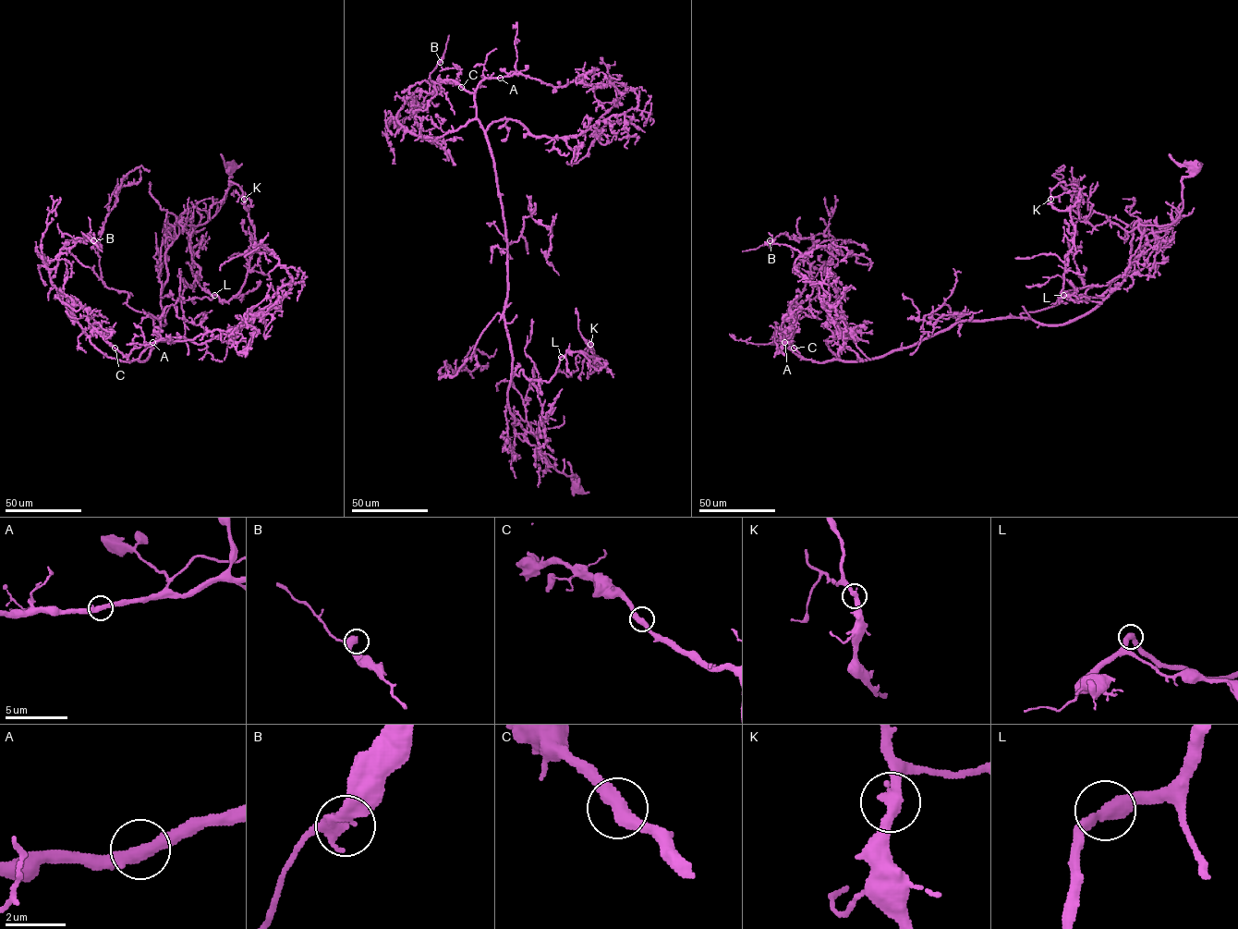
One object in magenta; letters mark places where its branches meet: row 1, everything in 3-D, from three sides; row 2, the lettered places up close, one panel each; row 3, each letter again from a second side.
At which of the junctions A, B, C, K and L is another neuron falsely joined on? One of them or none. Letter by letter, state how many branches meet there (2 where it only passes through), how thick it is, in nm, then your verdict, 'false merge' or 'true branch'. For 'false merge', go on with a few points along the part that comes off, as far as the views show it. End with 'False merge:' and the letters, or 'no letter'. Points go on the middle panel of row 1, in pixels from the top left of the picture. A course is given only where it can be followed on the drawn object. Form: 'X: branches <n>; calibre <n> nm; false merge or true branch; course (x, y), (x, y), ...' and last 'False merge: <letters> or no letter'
A: branches 2; calibre 400 nm; true branch
B: branches 2; calibre 420 nm; true branch
C: branches 2; calibre 440 nm; true branch
K: branches 2; calibre 360 nm; true branch
L: branches 2; calibre 400 nm; true branch
False merge: no letter

